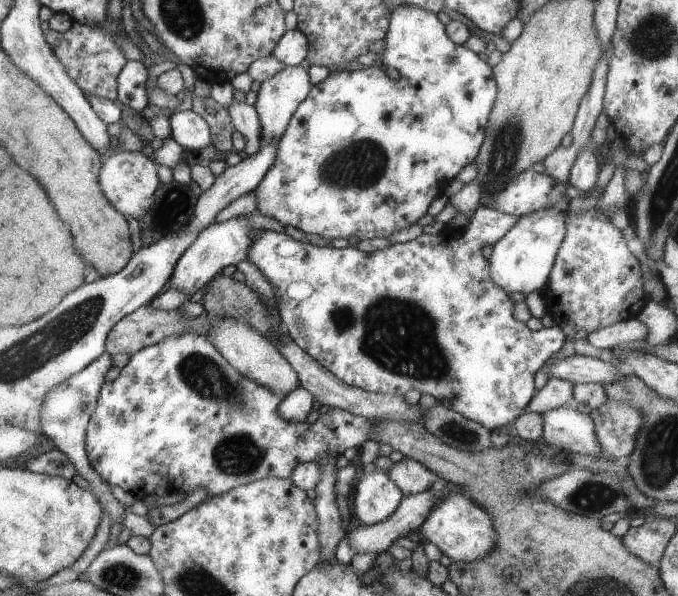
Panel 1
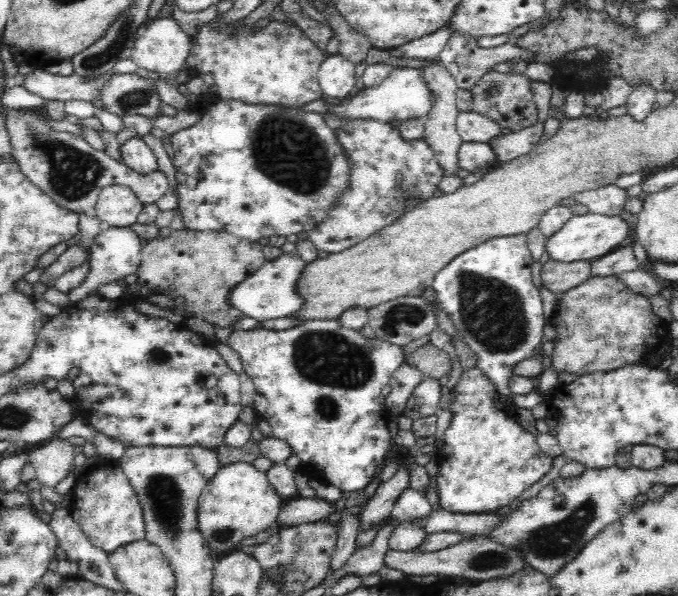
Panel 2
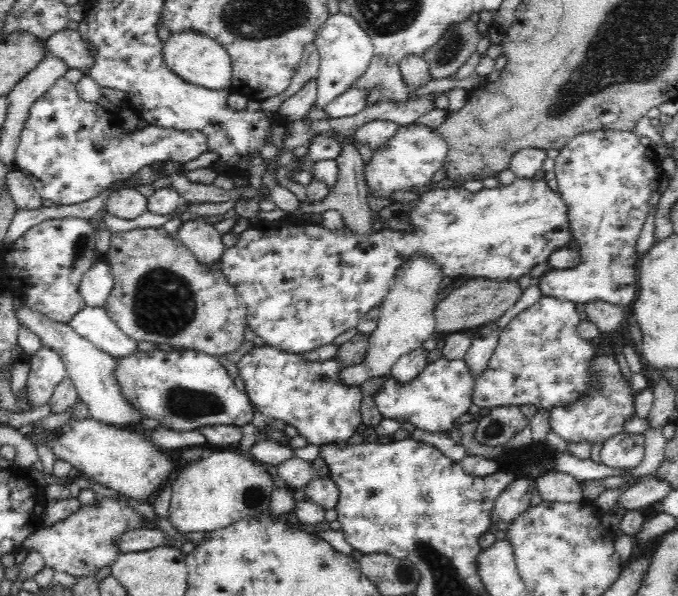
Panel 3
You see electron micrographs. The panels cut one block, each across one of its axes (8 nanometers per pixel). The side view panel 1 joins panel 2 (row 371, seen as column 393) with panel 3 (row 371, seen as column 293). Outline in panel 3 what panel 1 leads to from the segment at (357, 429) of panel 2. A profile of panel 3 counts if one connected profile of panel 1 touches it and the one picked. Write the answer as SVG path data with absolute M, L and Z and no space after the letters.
M270 345L253 347L237 363L239 384L249 396L259 419L280 420L294 426L308 446L347 441L362 424L364 392L346 384L340 374L346 366L338 357L308 359L304 353L286 352Z

